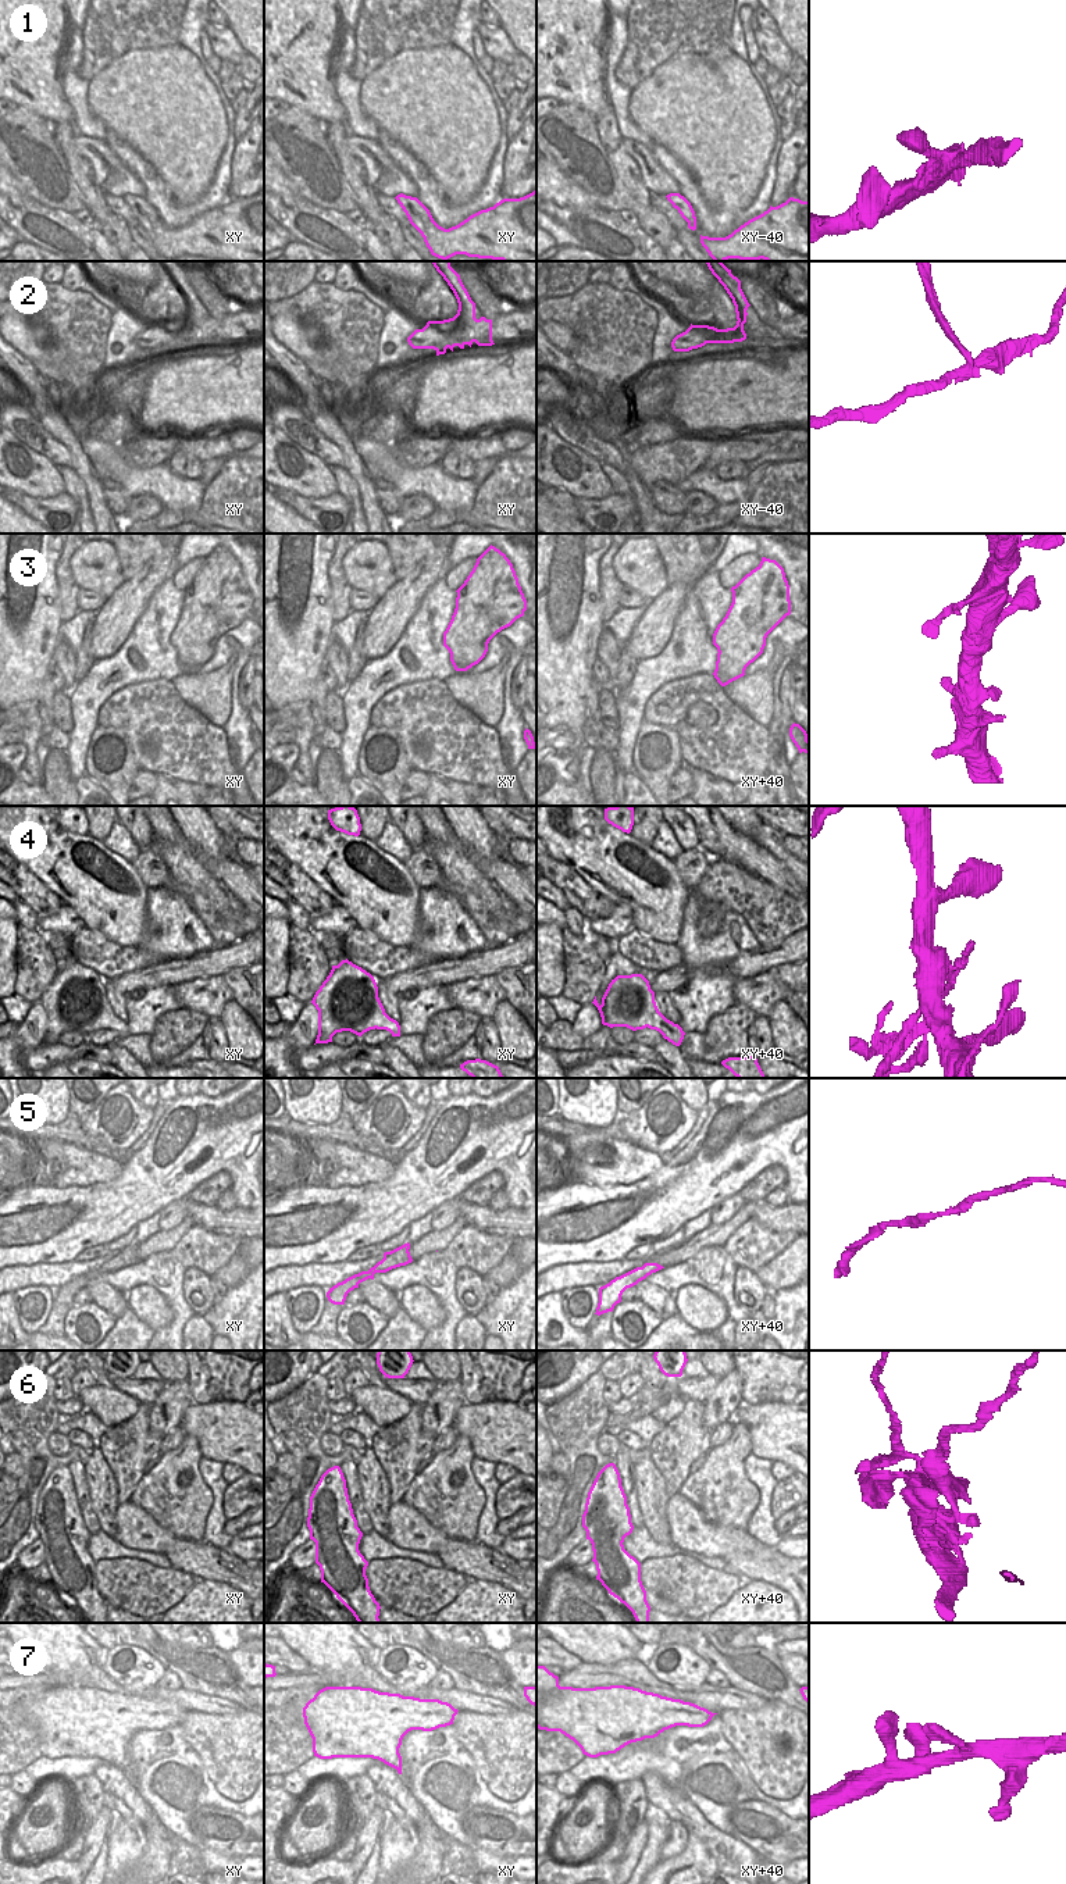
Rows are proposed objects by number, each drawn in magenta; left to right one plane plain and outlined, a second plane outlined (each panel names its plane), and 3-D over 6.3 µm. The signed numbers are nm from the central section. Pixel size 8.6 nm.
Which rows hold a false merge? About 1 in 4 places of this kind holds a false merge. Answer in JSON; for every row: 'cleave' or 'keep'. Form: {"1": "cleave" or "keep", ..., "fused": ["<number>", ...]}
{"1": "keep", "2": "cleave", "3": "keep", "4": "cleave", "5": "keep", "6": "cleave", "7": "keep", "fused": ["2", "4", "6"]}

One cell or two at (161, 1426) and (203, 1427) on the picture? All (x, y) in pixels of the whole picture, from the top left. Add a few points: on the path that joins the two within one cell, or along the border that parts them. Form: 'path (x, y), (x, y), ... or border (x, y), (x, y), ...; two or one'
border (193, 1402), (178, 1424); two

